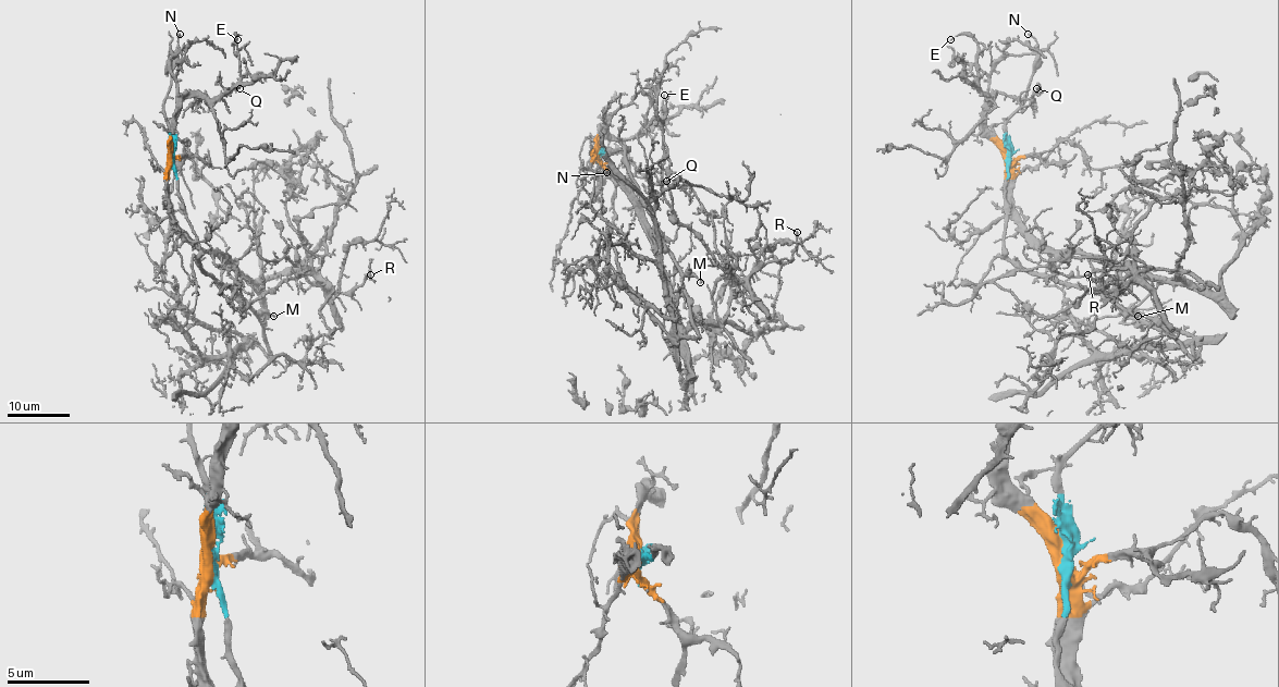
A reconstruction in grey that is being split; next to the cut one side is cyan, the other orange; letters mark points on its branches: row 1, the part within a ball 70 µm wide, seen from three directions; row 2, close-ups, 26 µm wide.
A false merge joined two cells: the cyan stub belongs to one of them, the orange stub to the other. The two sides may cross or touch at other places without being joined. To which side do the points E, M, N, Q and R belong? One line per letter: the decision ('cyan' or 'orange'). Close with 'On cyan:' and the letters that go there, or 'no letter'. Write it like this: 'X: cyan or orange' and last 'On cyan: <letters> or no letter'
E: orange
M: cyan
N: cyan
Q: orange
R: orange
On cyan: M, N

